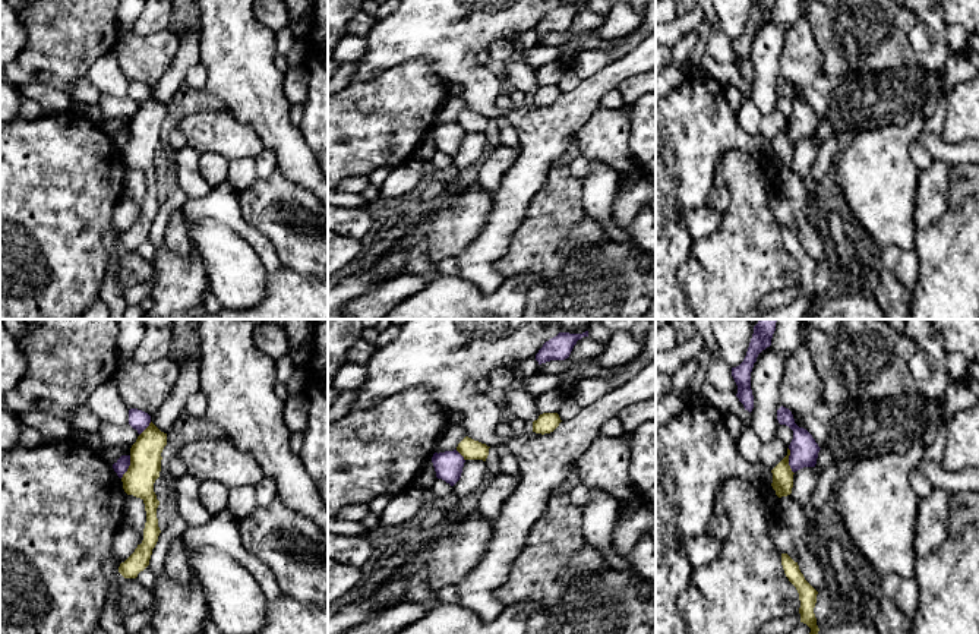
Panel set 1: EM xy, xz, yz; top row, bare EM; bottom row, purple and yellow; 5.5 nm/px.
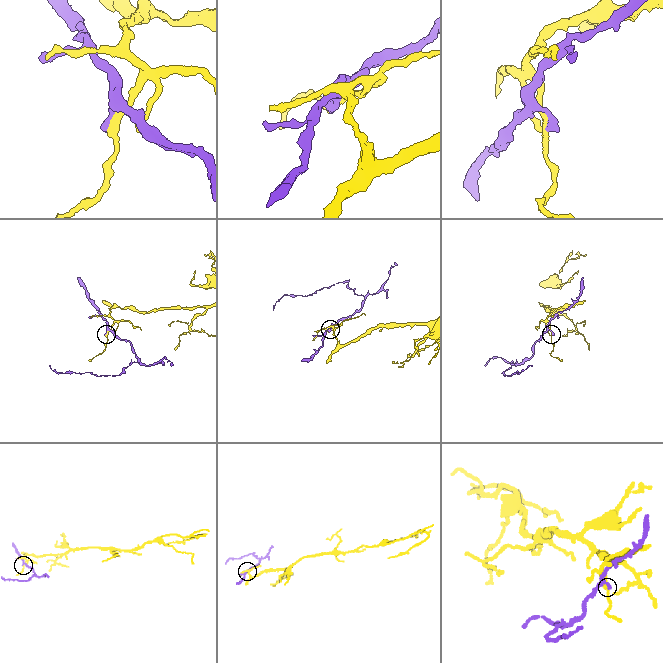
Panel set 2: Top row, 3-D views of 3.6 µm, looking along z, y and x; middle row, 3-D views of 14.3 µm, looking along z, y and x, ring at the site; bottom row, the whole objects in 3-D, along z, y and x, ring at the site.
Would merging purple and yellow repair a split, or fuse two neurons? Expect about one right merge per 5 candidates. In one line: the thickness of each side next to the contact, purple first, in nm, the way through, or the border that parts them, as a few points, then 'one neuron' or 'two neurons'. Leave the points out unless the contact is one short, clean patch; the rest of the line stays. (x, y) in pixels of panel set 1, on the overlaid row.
160/110 nm | along yz (788, 448), (789, 467), (793, 473) | two neurons

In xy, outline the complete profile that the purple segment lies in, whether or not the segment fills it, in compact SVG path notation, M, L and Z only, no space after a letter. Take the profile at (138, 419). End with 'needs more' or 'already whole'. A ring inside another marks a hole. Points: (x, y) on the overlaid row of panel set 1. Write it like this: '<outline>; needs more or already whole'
M129 410L129 425L140 435L151 423L151 416L142 410Z; already whole

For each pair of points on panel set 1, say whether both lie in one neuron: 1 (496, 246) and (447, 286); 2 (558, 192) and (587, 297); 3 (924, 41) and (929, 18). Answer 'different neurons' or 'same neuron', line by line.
1: different neurons
2: same neuron
3: same neuron

